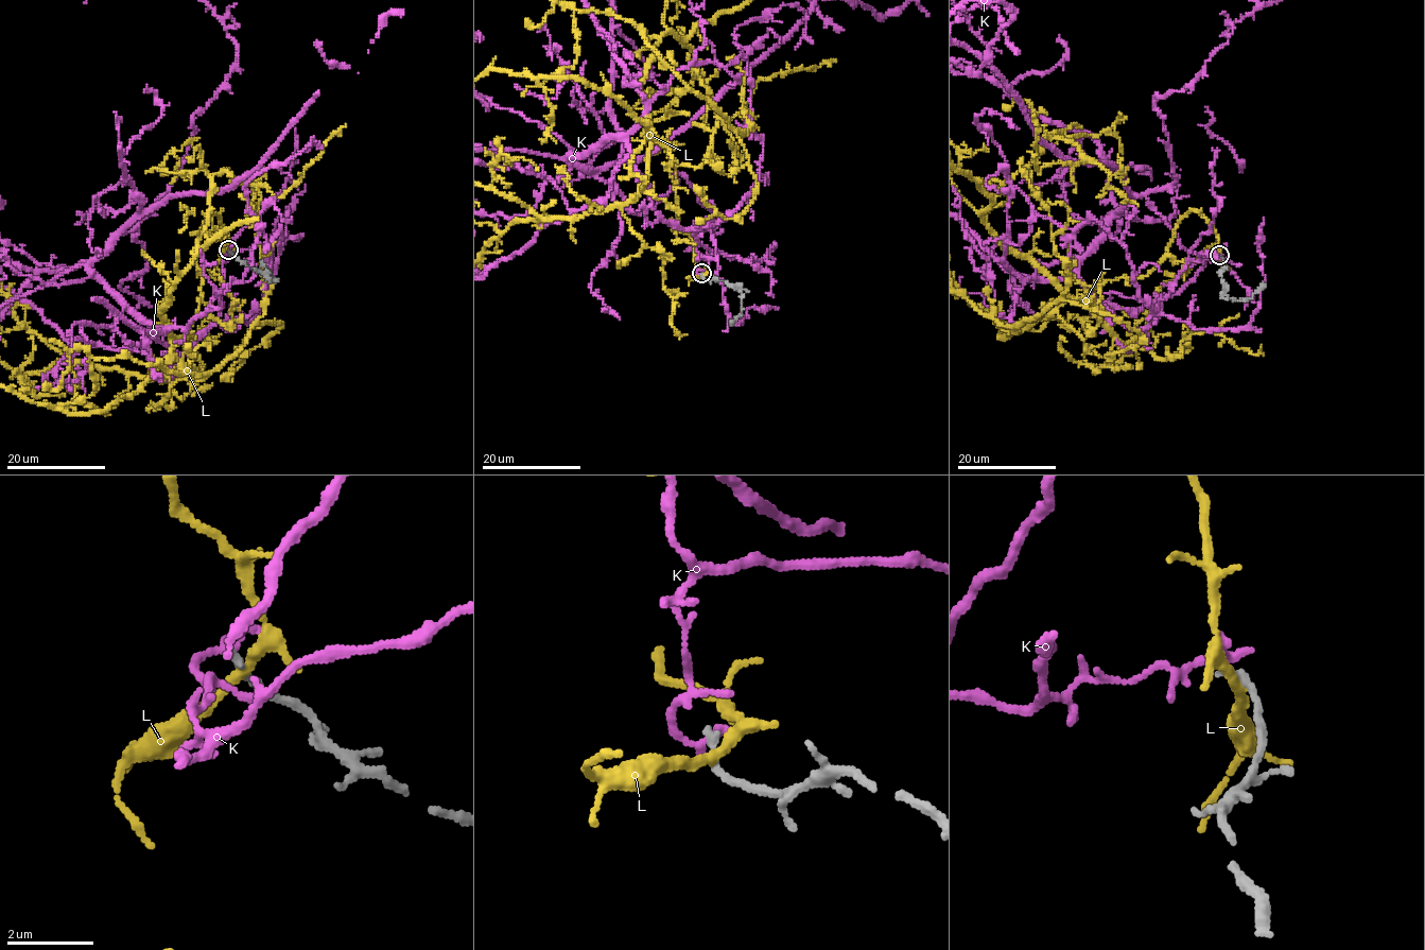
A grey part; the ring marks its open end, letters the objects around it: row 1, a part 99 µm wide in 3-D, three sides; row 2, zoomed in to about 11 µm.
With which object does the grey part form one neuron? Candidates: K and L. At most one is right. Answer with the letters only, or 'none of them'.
none of them

